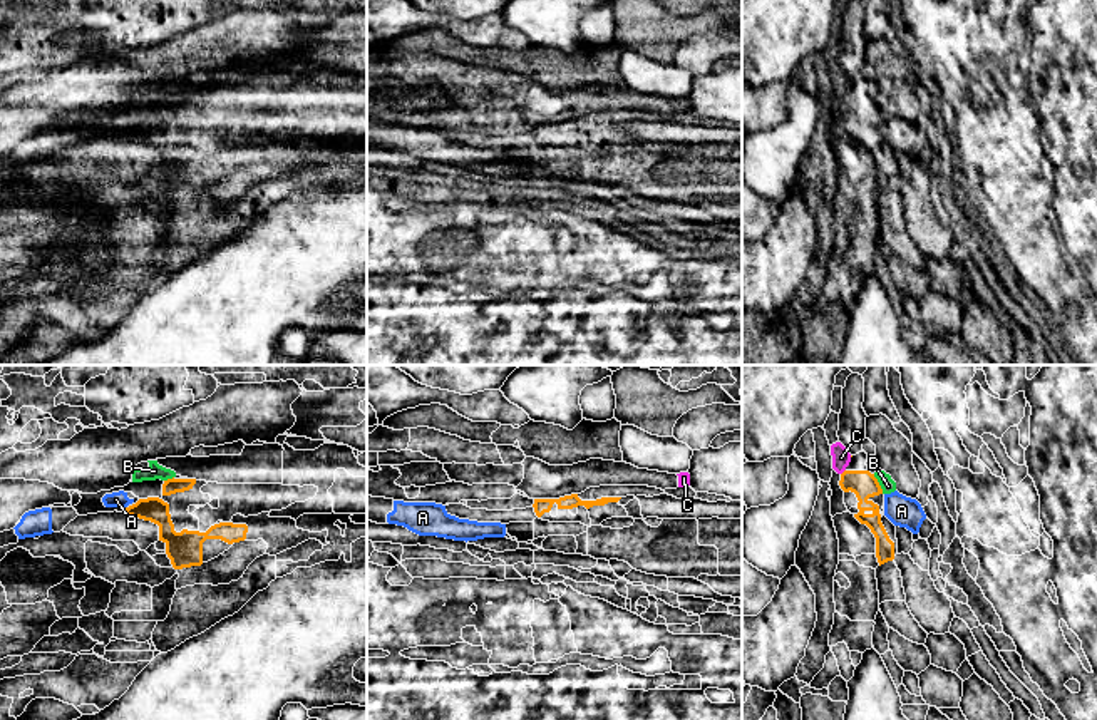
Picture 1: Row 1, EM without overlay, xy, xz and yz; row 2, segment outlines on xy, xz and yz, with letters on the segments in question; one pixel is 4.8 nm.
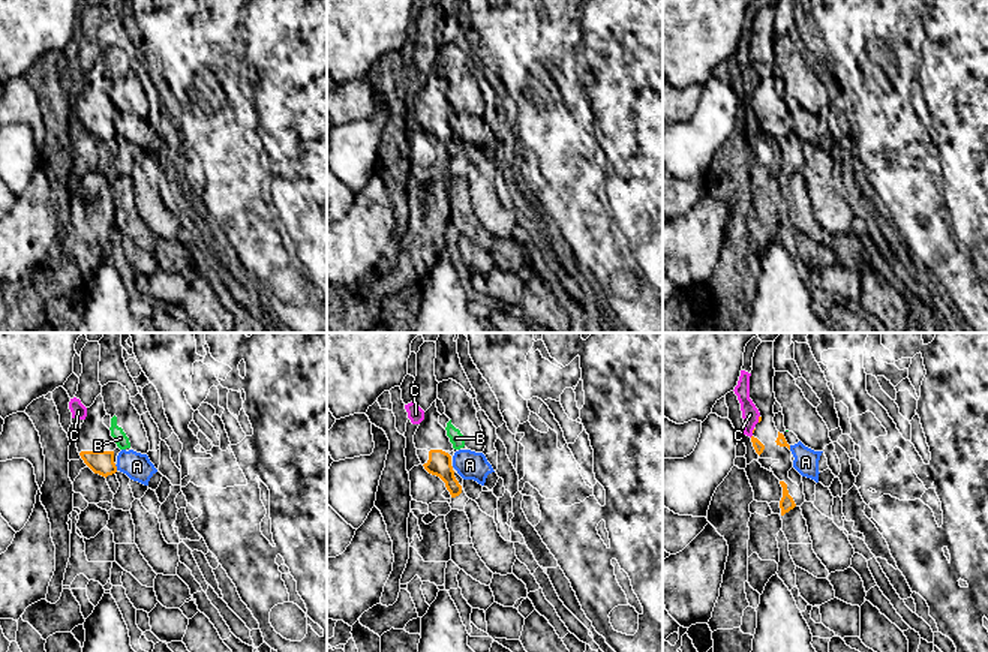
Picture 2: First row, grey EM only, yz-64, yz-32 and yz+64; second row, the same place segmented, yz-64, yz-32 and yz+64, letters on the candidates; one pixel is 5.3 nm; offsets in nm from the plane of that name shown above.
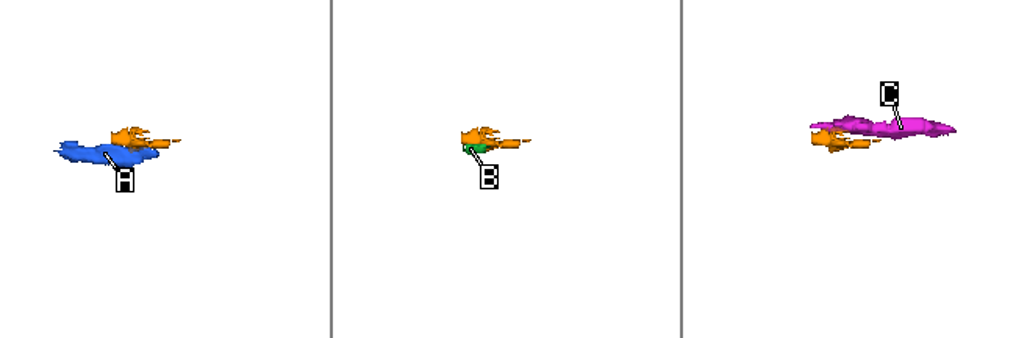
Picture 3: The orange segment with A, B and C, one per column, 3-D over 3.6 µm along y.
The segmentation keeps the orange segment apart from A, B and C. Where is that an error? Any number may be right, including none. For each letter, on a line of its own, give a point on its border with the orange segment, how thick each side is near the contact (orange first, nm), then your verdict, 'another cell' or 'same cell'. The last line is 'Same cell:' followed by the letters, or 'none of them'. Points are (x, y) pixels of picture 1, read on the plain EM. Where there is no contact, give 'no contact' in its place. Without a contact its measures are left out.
A: xy (126, 133) | 120/80 nm | another cell
B: yz (878, 109) | 120/70 nm | another cell
C: yz (843, 97) | 120/90 nm | another cell
Same cell: none of them

